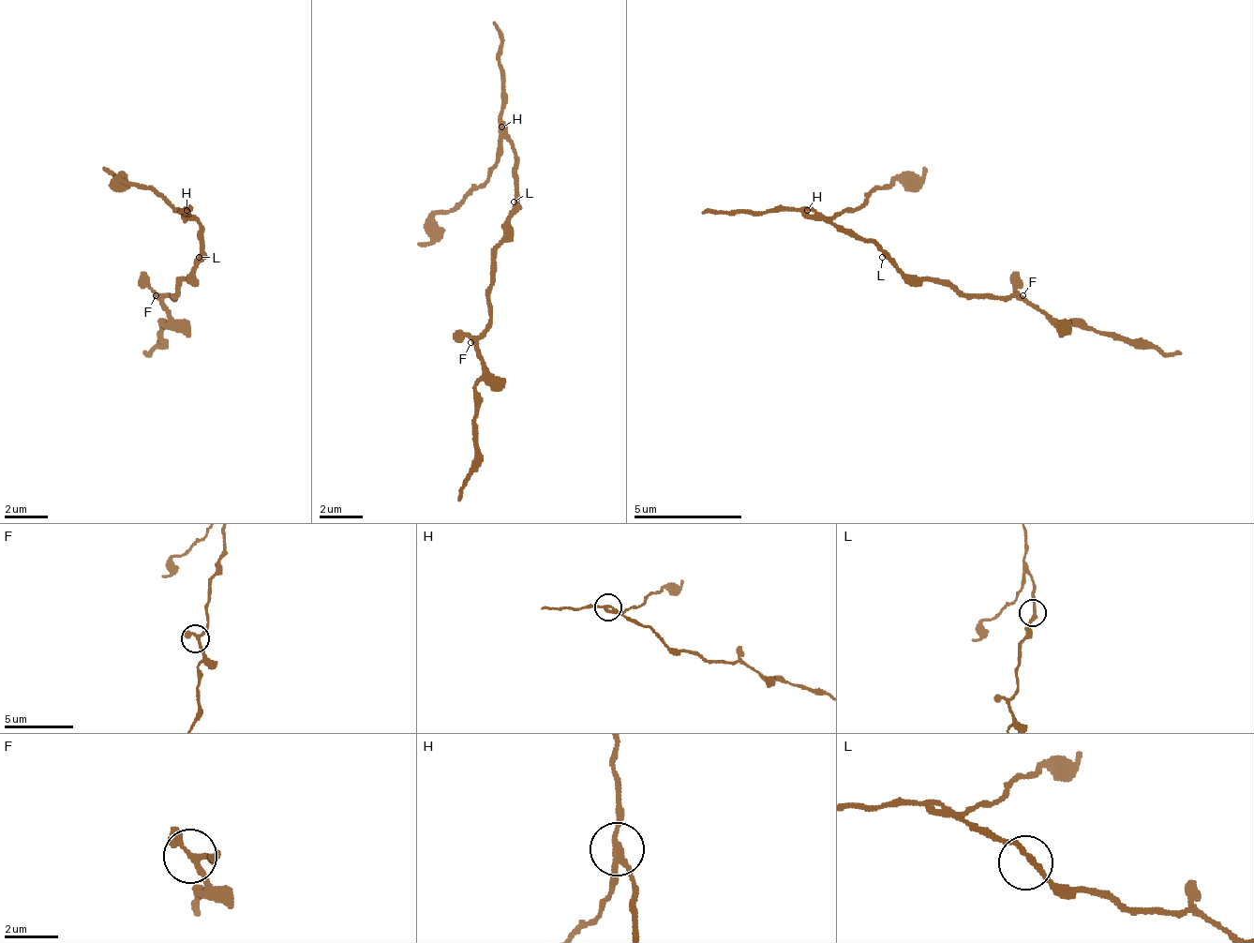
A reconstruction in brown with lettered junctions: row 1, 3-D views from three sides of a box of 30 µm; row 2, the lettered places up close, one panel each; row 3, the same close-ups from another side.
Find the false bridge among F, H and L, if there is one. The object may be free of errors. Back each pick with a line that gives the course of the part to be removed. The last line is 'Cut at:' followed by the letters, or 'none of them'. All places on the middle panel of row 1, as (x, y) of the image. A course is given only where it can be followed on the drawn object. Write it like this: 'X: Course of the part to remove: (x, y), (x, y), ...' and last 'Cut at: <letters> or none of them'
H: Course of the part to remove: (503, 126), (503, 153), (492, 174), (438, 212), (432, 239), (416, 245)
Cut at: H

